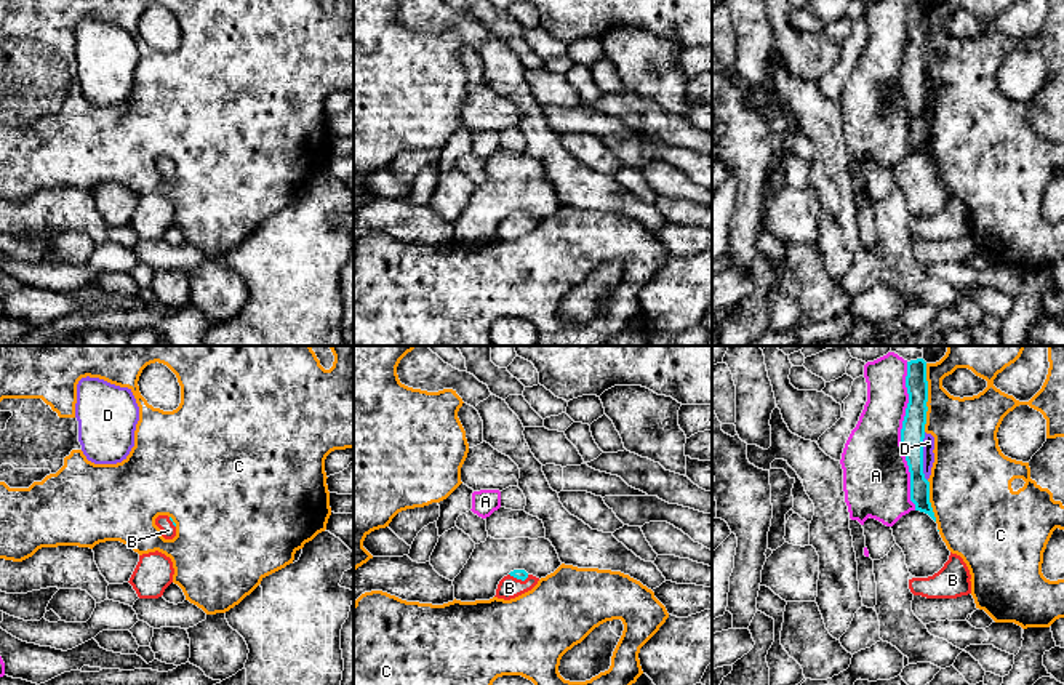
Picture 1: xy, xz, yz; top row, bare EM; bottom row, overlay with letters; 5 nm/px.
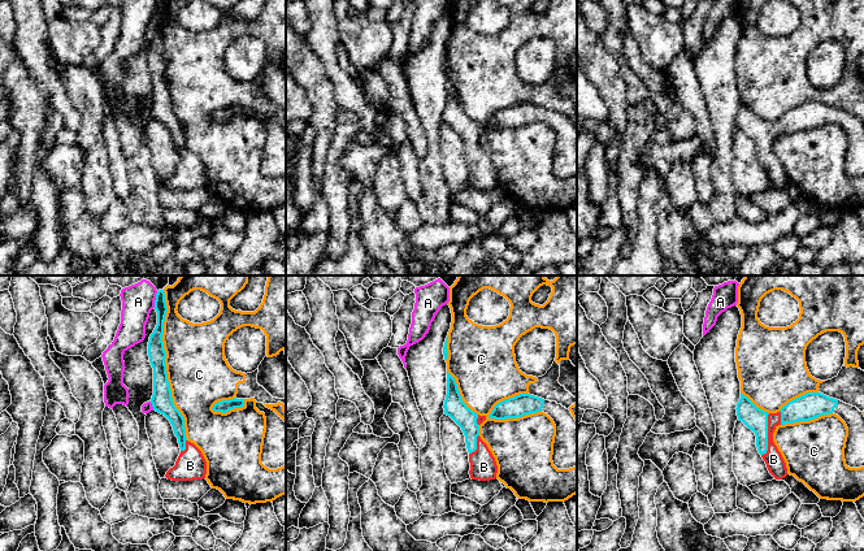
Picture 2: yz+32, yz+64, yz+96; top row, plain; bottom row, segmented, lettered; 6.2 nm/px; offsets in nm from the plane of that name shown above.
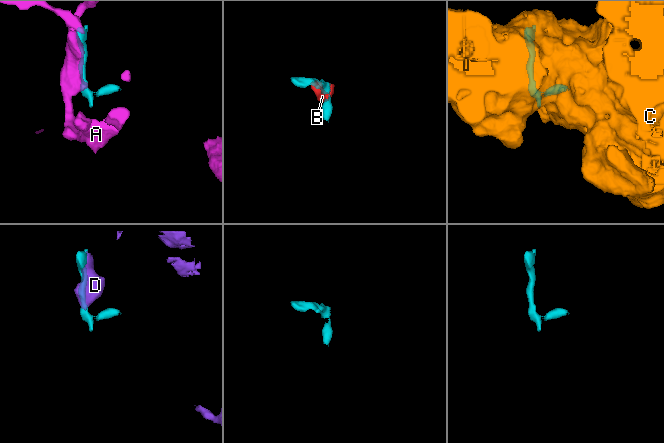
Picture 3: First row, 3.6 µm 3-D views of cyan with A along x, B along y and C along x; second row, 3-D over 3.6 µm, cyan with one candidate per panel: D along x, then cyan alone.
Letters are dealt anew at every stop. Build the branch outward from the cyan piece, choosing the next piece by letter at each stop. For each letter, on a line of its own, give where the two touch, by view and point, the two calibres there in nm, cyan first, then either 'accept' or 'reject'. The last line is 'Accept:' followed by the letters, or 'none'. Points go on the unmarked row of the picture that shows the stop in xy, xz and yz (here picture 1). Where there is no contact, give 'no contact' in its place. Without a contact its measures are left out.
A: contact yz (901, 77); calibres 120 and 340 nm; reject
B: contact xz (519, 220); calibres 50 and 110 nm; accept
C: contact yz (927, 39); calibres 120 and 320 nm; reject
D: contact yz (922, 98); calibres 120 and 60 nm; reject
Accept: B

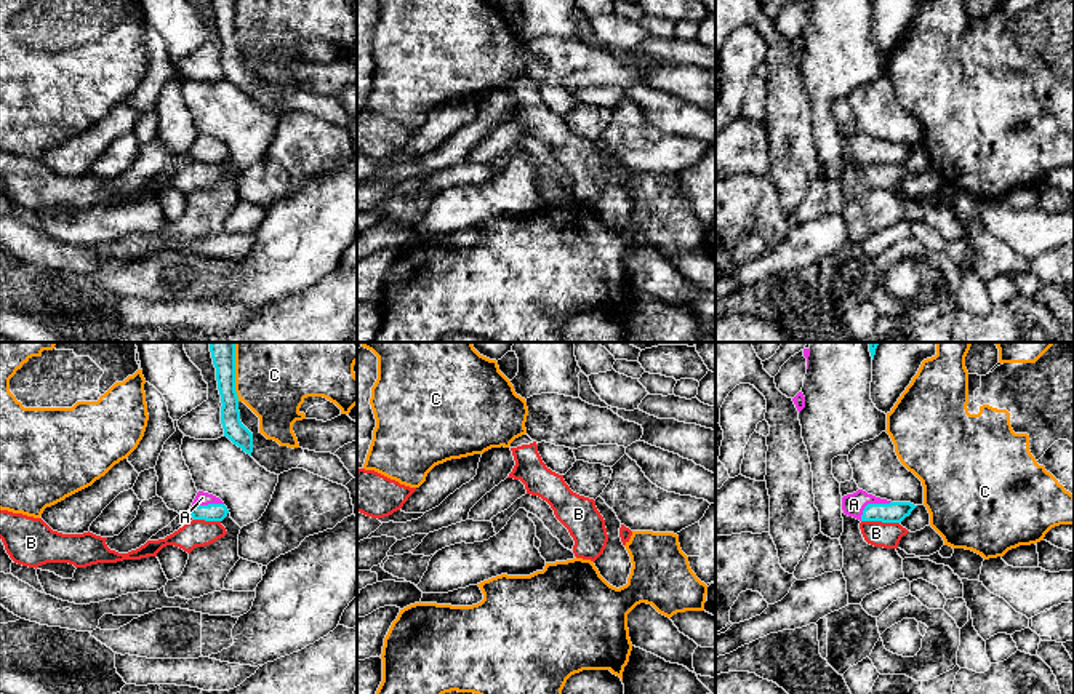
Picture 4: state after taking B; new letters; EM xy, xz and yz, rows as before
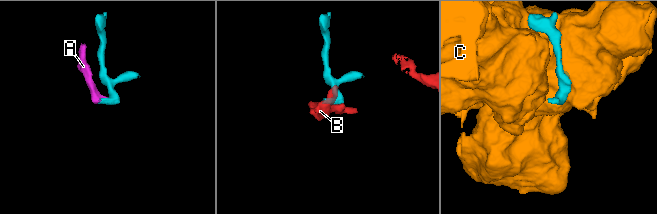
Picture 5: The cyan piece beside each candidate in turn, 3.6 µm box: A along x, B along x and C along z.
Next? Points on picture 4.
A: contact yz (871, 146); calibres 110 and 110 nm; accept
B: contact yz (881, 162); calibres 110 and 130 nm; reject
C: contact xy (234, 21); calibres 100 and 320 nm; reject
Accept: A

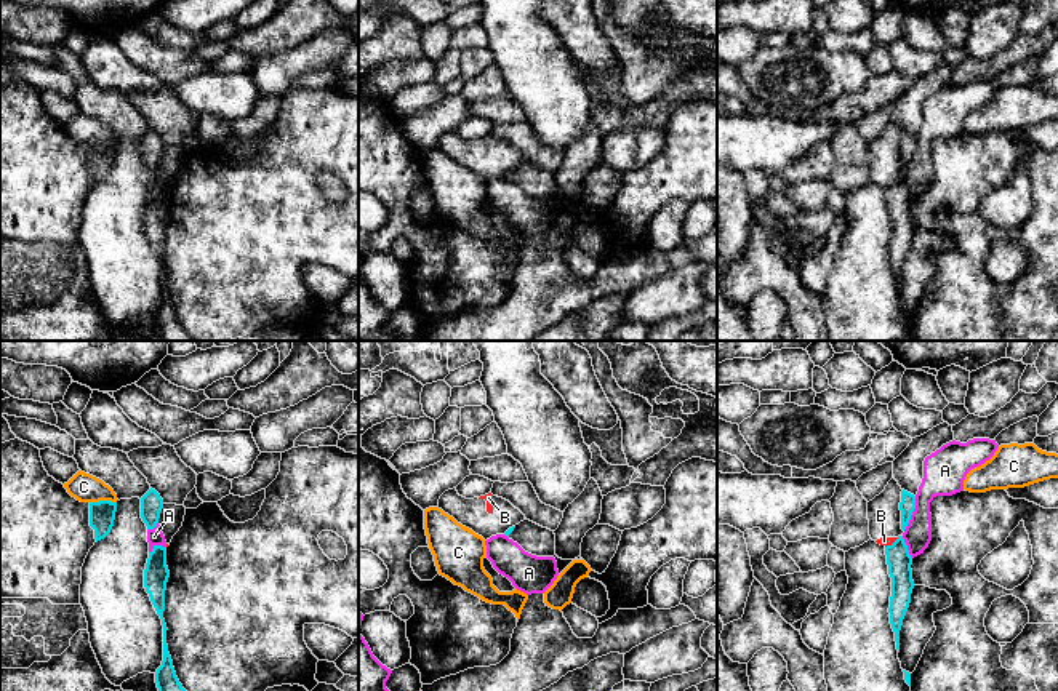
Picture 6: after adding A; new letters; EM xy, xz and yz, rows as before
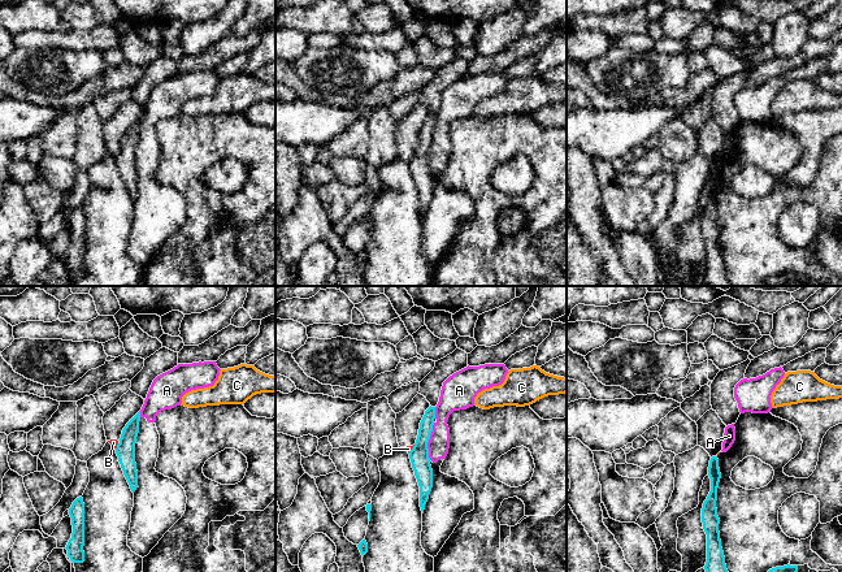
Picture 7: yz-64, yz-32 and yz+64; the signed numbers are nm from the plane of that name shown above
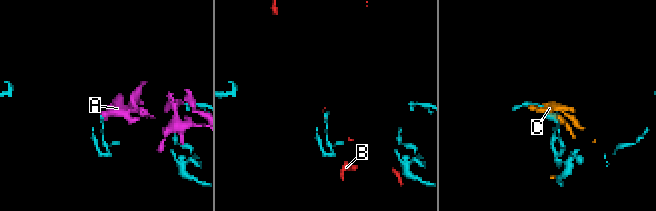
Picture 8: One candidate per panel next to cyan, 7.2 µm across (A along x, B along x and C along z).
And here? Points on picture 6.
A: contact yz (911, 155); calibres 80 and 200 nm; reject
B: contact yz (893, 184); calibres 120 and 50 nm; reject
C: contact xy (103, 143); calibres 130 and 140 nm; reject
Accept: none

